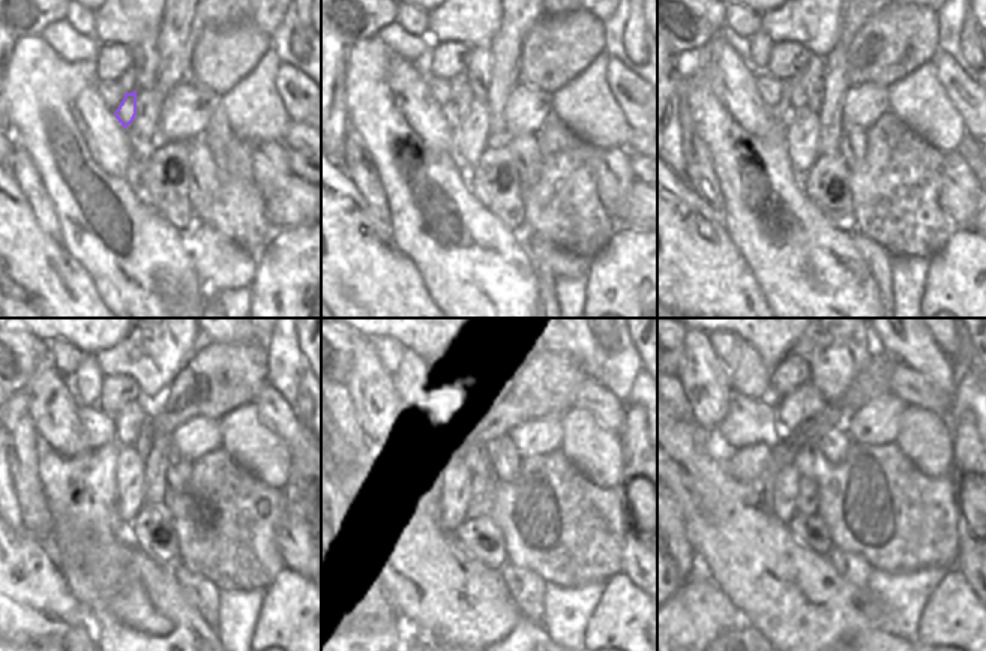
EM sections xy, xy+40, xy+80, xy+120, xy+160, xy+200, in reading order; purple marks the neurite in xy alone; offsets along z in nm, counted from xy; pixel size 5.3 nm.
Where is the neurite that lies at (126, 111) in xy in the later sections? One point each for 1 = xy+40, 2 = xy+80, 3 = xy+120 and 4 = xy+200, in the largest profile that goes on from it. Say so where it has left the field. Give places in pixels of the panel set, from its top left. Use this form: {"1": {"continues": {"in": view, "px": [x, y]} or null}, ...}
{"1": {"continues": {"in": "xy+40", "px": [461, 98]}}, "2": {"continues": {"in": "xy+80", "px": [799, 98]}}, "3": {"continues": {"in": "xy+120", "px": [128, 422]}}, "4": {"continues": {"in": "xy+200", "px": [805, 402]}}}

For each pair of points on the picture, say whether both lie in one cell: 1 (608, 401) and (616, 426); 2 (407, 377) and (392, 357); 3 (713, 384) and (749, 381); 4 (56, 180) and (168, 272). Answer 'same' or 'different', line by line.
1: same
2: different
3: different
4: same

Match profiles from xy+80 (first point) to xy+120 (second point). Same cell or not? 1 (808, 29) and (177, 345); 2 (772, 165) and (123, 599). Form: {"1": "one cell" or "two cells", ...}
{"1": "one cell", "2": "two cells"}

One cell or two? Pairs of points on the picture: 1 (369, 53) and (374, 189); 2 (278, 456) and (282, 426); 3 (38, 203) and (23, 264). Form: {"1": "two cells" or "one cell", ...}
{"1": "two cells", "2": "two cells", "3": "two cells"}

